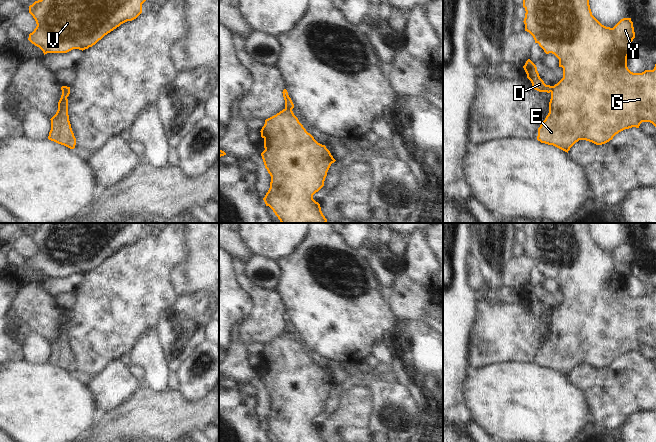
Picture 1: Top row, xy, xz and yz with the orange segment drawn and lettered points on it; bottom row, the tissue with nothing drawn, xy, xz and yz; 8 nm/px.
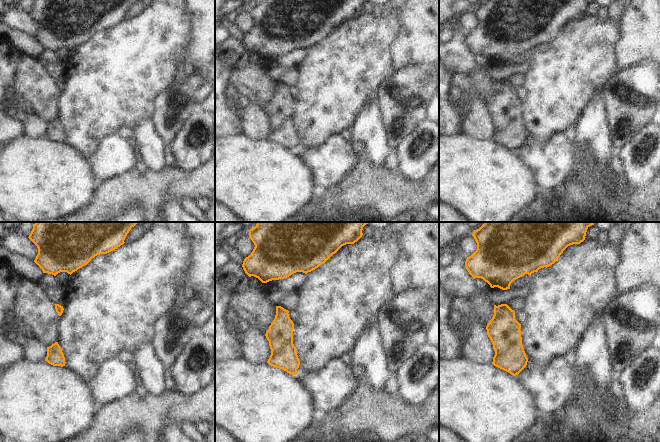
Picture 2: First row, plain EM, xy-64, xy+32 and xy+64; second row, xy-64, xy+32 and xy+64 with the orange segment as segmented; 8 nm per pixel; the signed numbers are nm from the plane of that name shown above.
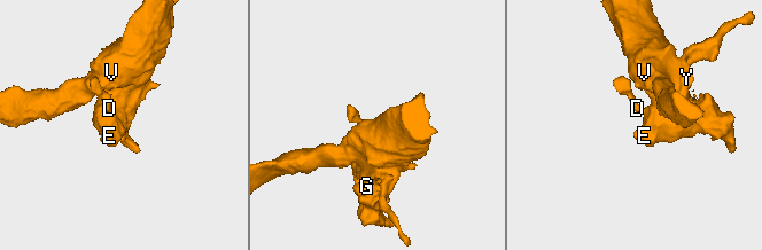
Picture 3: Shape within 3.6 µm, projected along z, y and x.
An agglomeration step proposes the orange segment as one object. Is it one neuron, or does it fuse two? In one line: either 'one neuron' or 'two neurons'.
two neurons

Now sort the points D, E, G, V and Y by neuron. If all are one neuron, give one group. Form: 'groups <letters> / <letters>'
groups D / E G V Y

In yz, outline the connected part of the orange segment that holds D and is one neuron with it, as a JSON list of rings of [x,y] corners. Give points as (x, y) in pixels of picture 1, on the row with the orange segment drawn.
[[[530,59],[526,61],[523,68],[527,74],[527,78],[531,81],[535,90],[547,93],[552,91],[552,86],[546,85],[544,83],[544,81],[539,76],[536,65]]]

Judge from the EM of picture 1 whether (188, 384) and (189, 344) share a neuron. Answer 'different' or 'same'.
different

